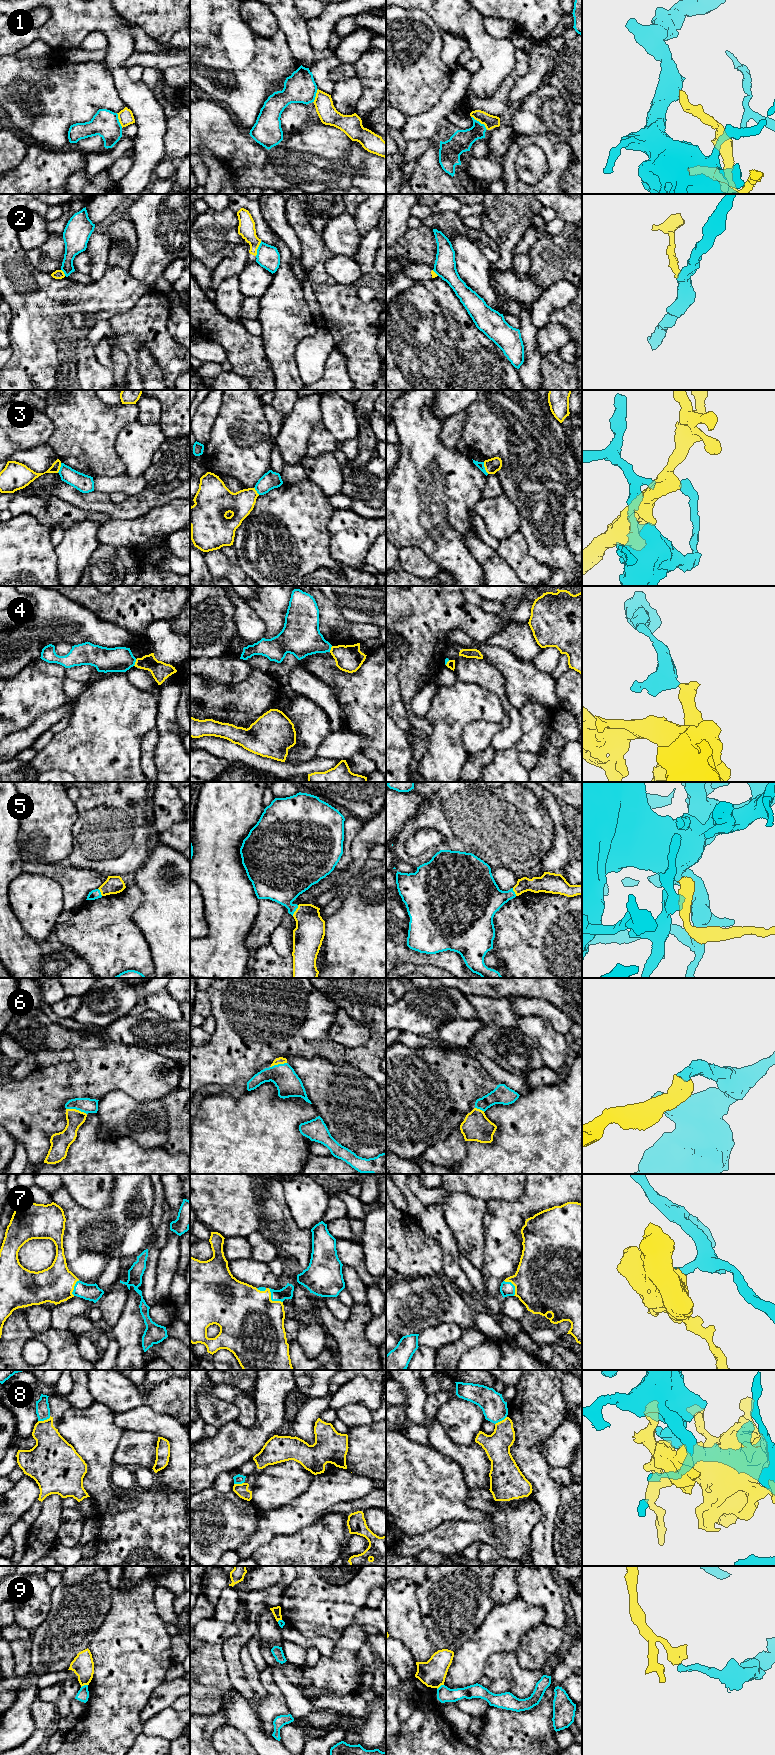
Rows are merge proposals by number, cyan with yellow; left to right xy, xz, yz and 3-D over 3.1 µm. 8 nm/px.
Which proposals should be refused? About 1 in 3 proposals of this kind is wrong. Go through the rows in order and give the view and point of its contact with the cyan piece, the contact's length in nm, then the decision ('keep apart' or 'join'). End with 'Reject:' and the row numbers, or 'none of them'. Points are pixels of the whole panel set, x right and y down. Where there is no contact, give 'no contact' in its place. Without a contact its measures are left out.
1: meets cyan in yz at (479, 122); contact 170 nm long; keep apart
2: meets cyan in xz at (258, 248); contact 130 nm long; keep apart
3: meets cyan in yz at (484, 468); contact 100 nm long; keep apart
4: meets cyan in xy at (135, 661); contact 60 nm long; keep apart
5: meets cyan in xz at (295, 910); contact 100 nm long; join
6: meets cyan in xy at (76, 1109); contact 180 nm long; join
7: meets cyan in xz at (271, 1299); contact 170 nm long; join
8: meets cyan in xy at (44, 1419); contact 110 nm long; keep apart
9: meets cyan in xy at (84, 1685); contact 60 nm long; keep apart
Reject: 1, 2, 3, 4, 8, 9

